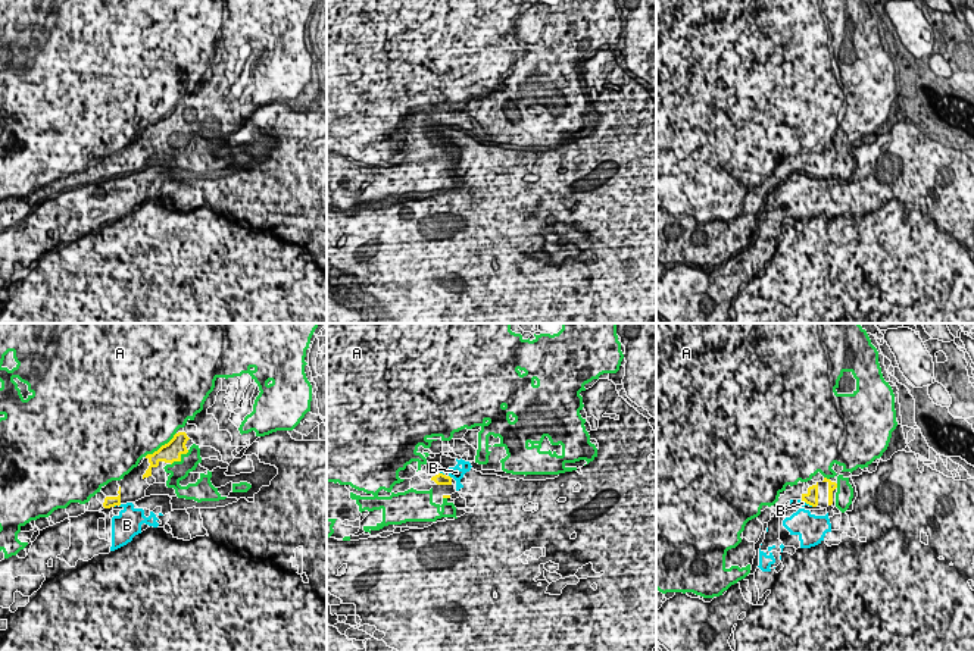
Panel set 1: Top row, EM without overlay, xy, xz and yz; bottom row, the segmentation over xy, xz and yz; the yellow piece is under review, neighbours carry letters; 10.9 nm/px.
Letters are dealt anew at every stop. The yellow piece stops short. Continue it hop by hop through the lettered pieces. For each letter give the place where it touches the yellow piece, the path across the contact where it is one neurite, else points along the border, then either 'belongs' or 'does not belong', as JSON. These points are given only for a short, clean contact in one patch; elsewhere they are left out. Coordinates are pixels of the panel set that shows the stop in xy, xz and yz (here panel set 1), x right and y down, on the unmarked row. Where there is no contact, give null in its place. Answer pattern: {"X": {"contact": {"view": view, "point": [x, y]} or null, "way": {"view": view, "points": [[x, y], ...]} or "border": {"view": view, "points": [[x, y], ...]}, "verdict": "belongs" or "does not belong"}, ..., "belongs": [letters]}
{"A": {"contact": {"view": "xy", "point": [162, 116]}, "verdict": "belongs"}, "B": {"contact": {"view": "yz", "point": [808, 174]}, "border": {"view": "yz", "points": [[802, 171], [812, 177]]}, "verdict": "does not belong"}, "belongs": ["A"]}

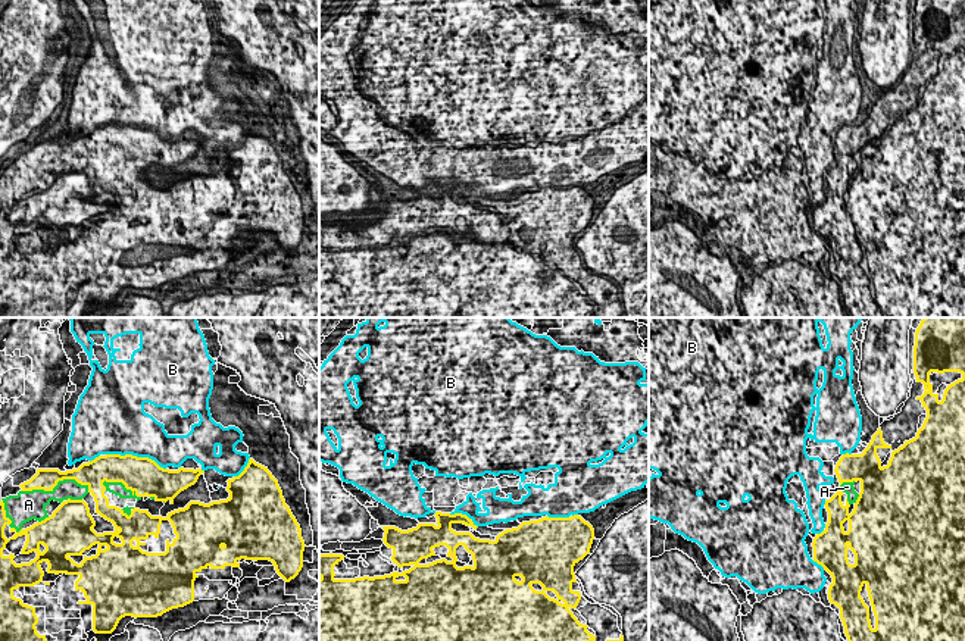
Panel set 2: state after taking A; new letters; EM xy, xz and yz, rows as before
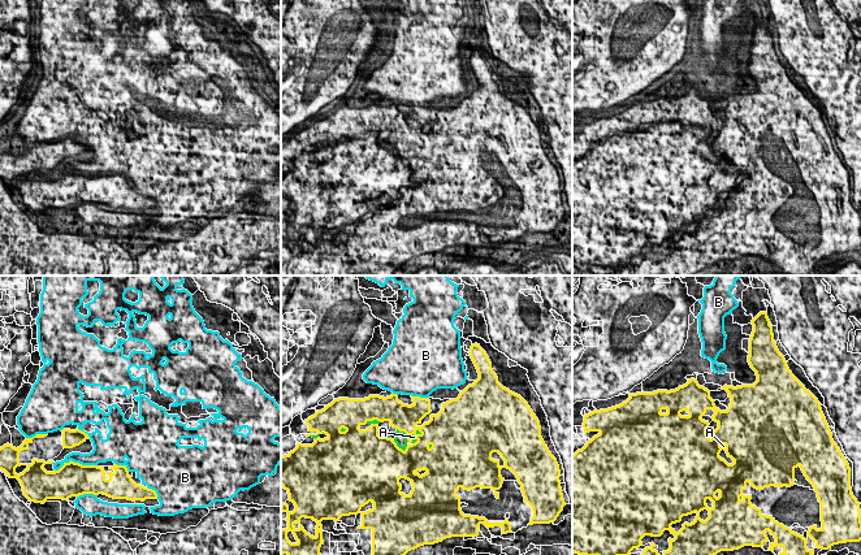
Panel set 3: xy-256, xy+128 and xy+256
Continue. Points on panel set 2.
{"A": {"contact": {"view": "xy", "point": [55, 156]}, "verdict": "belongs"}, "B": {"contact": {"view": "xy", "point": [136, 127]}, "verdict": "does not belong"}, "belongs": ["A"]}

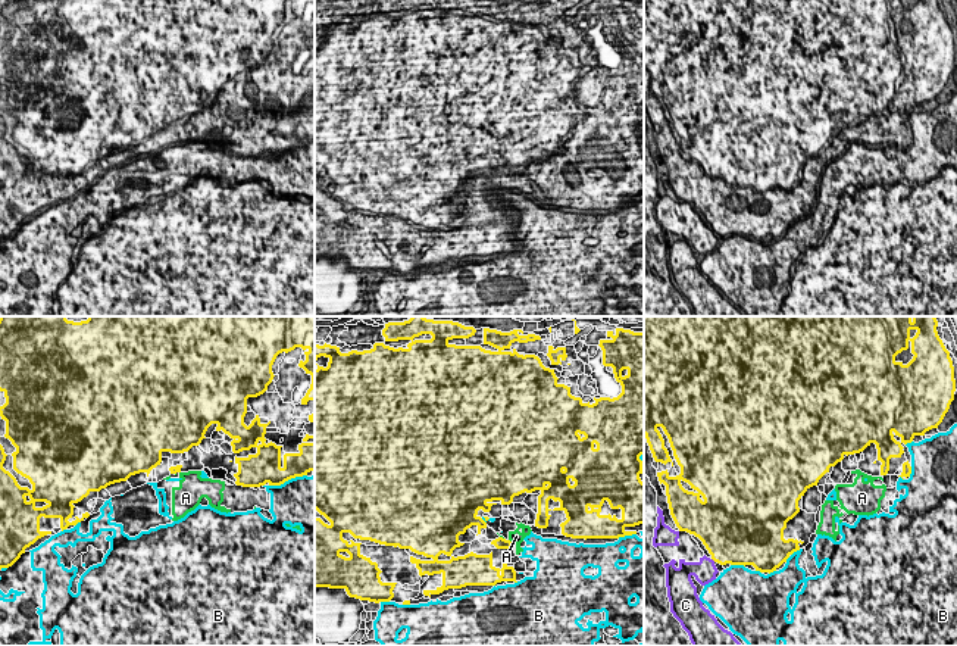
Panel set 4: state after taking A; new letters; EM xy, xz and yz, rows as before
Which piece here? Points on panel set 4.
{"A": {"contact": {"view": "xz", "point": [502, 208]}, "verdict": "does not belong"}, "B": {"contact": {"view": "xy", "point": [287, 150]}, "verdict": "does not belong"}, "C": {"contact": {"view": "yz", "point": [713, 230]}, "verdict": "does not belong"}, "belongs": []}

